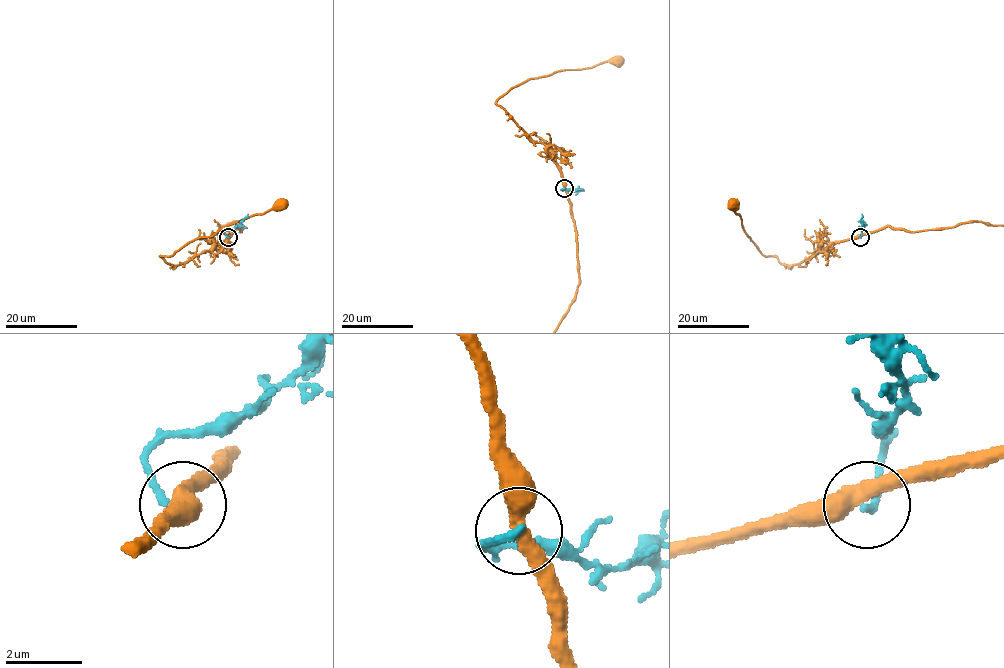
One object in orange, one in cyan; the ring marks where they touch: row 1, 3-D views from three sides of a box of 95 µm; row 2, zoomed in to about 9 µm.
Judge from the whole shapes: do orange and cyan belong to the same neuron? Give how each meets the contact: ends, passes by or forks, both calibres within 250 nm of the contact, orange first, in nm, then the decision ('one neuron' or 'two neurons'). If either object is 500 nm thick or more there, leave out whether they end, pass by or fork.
orange passes by | cyan ends | 440/200 nm | two neurons

